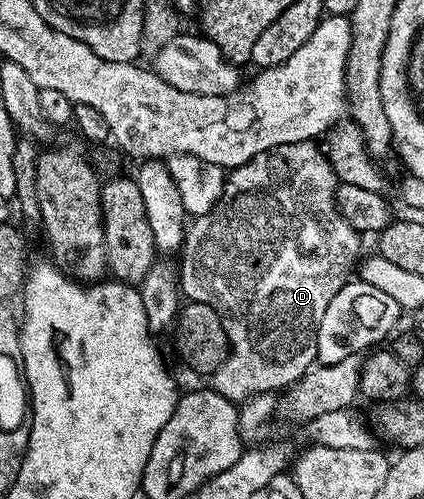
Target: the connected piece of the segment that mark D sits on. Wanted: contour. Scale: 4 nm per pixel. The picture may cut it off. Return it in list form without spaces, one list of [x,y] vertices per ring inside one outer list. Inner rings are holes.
[[[305,140],[304,142],[292,142],[288,146],[276,146],[264,154],[256,154],[256,158],[252,158],[244,166],[233,169],[227,175],[226,189],[220,198],[220,202],[216,202],[216,206],[212,210],[208,210],[208,214],[197,217],[187,227],[186,238],[182,241],[180,249],[180,257],[182,256],[180,292],[187,301],[212,306],[212,310],[216,310],[220,322],[224,322],[224,334],[228,334],[230,353],[226,356],[223,364],[212,373],[212,380],[214,380],[212,381],[212,387],[224,398],[235,402],[245,402],[251,396],[273,393],[275,391],[273,388],[285,390],[290,385],[295,384],[305,372],[315,367],[317,361],[317,330],[320,329],[320,320],[324,315],[324,310],[328,309],[328,304],[332,298],[335,298],[337,292],[351,279],[352,273],[360,260],[358,251],[362,248],[363,237],[355,228],[348,226],[348,222],[336,206],[334,196],[338,192],[339,183],[338,175],[330,165],[330,159],[315,141]]]

